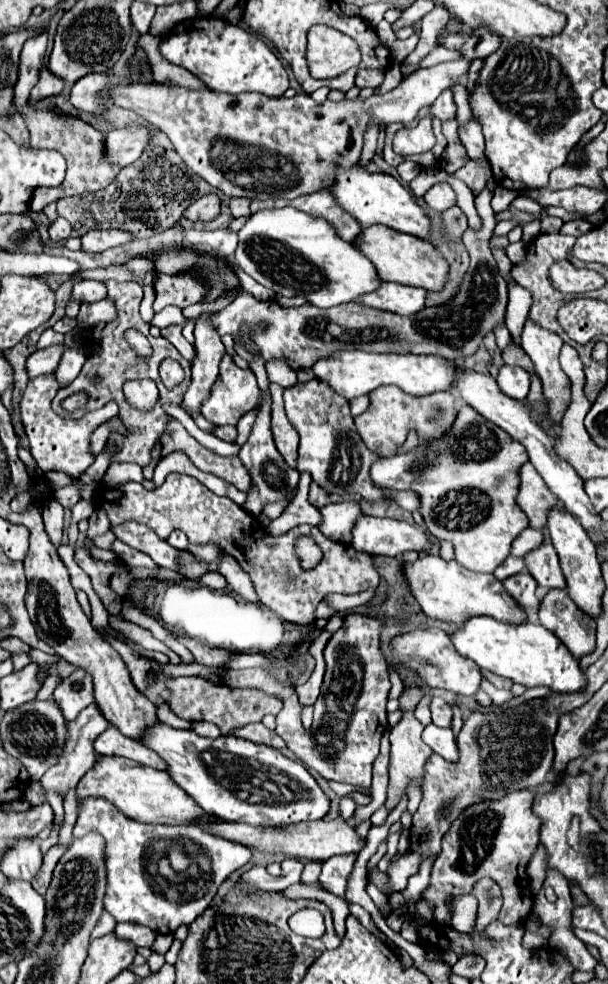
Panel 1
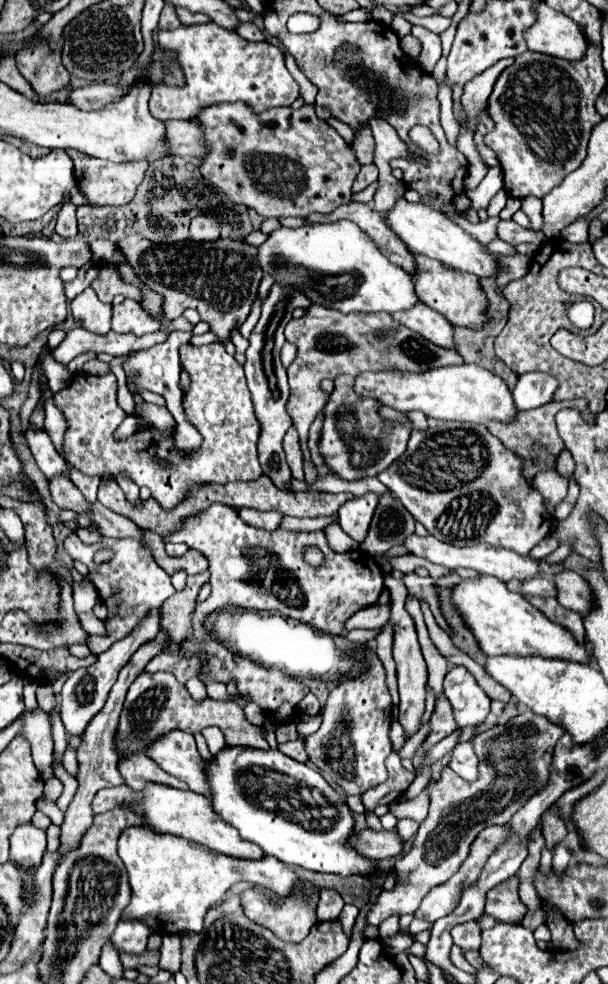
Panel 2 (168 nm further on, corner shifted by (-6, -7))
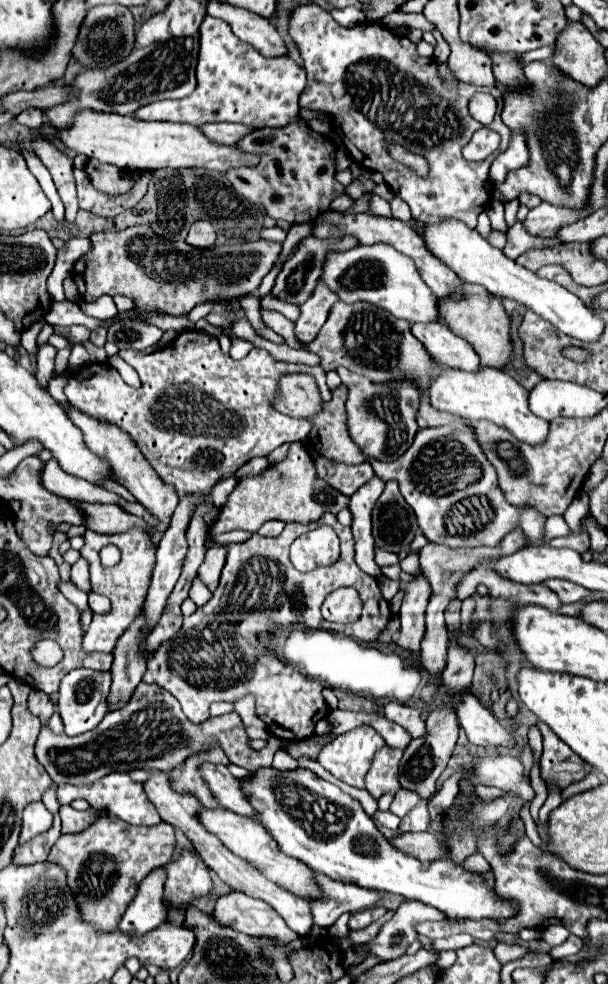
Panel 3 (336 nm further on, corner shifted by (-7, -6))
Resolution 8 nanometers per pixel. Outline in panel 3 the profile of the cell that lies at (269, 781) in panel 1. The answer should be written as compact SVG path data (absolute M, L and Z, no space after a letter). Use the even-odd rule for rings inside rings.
M273 766L259 768L241 780L241 788L245 796L249 796L249 804L257 808L257 816L253 818L263 824L281 852L301 860L313 872L327 874L339 882L401 894L407 900L421 900L445 912L449 918L505 920L515 912L513 902L497 900L497 894L483 884L481 874L469 874L447 860L427 862L423 870L419 860L395 850L387 838L383 838L355 798L311 770L295 768L281 772Z

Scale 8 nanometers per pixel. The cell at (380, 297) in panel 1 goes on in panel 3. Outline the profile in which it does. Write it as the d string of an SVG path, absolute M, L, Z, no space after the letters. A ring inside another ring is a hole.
M439 320L433 324L411 324L411 332L417 340L423 342L427 352L439 364L467 372L475 372L479 368L479 356L473 346L461 336L453 334L447 324Z

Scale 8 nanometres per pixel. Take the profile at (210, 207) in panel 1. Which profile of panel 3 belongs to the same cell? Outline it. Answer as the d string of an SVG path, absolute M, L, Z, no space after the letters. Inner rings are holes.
M197 220L189 230L187 242L195 248L211 248L215 244L215 228L207 220Z

